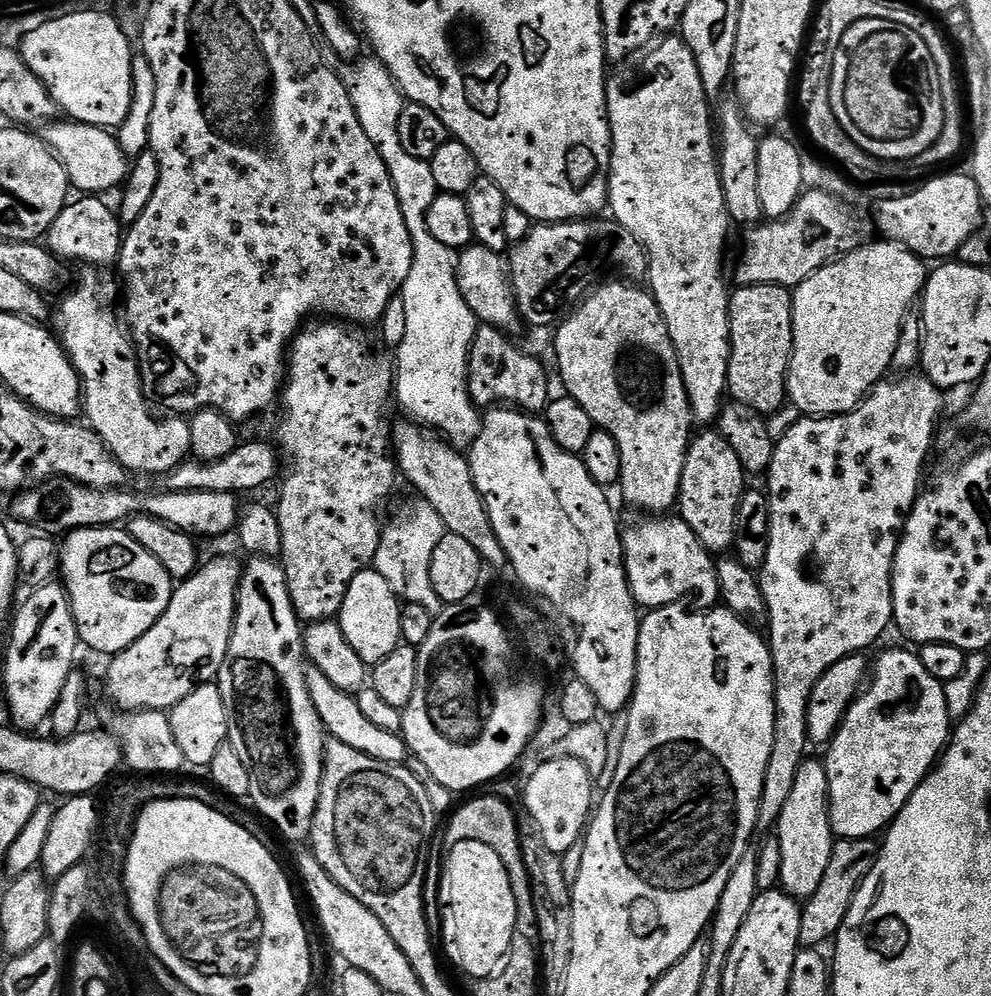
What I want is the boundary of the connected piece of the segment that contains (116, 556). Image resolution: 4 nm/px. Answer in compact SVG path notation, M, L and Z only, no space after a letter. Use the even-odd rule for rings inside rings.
M123 527L78 528L67 533L65 540L59 549L59 575L68 592L80 643L111 658L138 642L162 618L170 606L173 578Z

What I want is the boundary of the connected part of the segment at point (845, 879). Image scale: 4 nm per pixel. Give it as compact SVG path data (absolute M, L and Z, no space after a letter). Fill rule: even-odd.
M871 836L854 838L853 840L837 839L832 846L830 862L826 866L826 874L822 874L822 882L814 894L803 901L800 909L800 943L805 949L819 949L831 941L840 932L842 922L846 922L846 914L854 902L860 884L874 870L874 862L880 853L880 844Z

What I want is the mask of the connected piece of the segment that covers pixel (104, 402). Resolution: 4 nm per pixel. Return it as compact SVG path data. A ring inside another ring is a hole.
M84 270L84 273L80 276L80 281L76 284L76 289L74 289L74 284L71 291L63 297L65 300L60 304L60 332L58 331L58 339L60 343L64 345L64 351L67 352L68 357L71 358L72 365L76 368L76 372L80 376L80 383L82 385L82 412L85 417L88 415L87 423L104 439L104 445L106 445L109 452L116 457L116 461L118 461L123 468L128 469L129 473L136 474L136 472L145 472L148 476L157 476L157 478L160 478L169 472L173 472L178 465L183 464L185 460L189 459L192 450L190 446L190 423L187 419L155 420L155 418L152 417L152 412L148 409L147 402L144 401L144 384L140 381L140 364L136 361L136 352L138 353L137 345L134 343L129 329L122 323L121 317L119 320L119 318L116 317L115 310L112 309L116 304L116 295L121 295L122 288L115 275L113 275L114 277L107 276L104 272L107 271Z

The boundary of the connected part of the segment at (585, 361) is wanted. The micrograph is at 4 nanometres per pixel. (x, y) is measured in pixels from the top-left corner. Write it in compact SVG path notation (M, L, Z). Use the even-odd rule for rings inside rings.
M624 278L616 279L620 280L601 283L595 289L597 292L593 291L555 329L556 364L560 367L563 391L590 414L599 431L609 432L614 442L618 442L618 454L622 454L618 491L624 495L625 502L637 508L640 514L668 514L671 508L673 511L677 507L680 499L682 470L694 436L692 411L682 382L682 370L678 366L678 354L674 342L670 342L658 302L647 287L627 284Z

